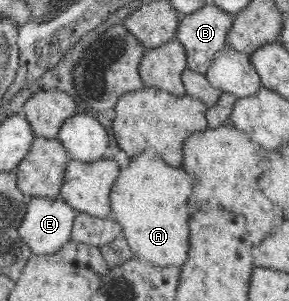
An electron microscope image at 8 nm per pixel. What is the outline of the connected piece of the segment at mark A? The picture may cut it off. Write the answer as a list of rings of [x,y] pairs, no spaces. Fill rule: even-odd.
[[[151,150],[143,152],[141,155],[135,155],[130,158],[129,164],[122,167],[113,182],[113,188],[109,192],[109,202],[112,209],[112,215],[117,223],[121,225],[122,236],[127,241],[135,257],[149,261],[155,266],[178,266],[185,264],[189,258],[189,210],[187,210],[187,200],[179,194],[179,188],[175,190],[177,182],[175,178],[181,176],[191,178],[185,170],[171,168],[165,164],[165,160],[157,152]]]

